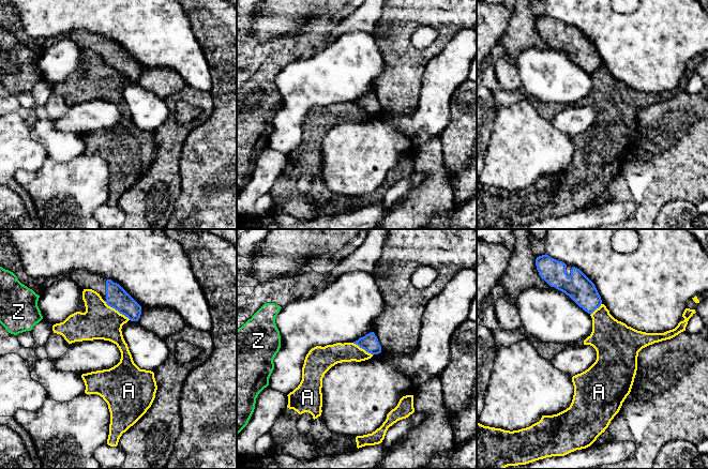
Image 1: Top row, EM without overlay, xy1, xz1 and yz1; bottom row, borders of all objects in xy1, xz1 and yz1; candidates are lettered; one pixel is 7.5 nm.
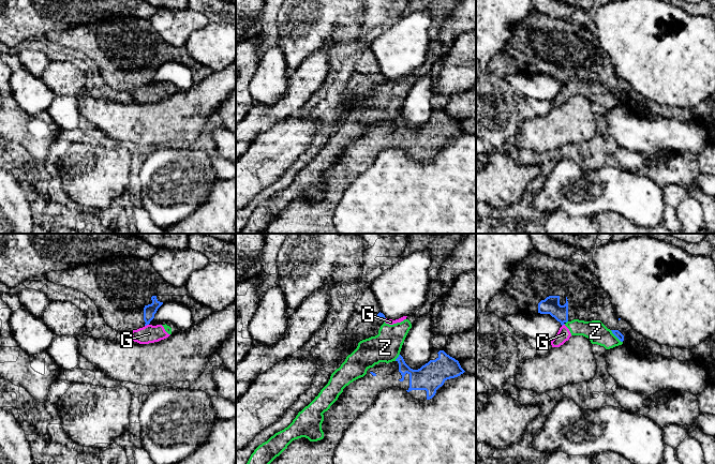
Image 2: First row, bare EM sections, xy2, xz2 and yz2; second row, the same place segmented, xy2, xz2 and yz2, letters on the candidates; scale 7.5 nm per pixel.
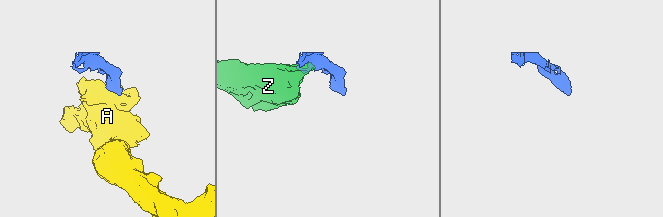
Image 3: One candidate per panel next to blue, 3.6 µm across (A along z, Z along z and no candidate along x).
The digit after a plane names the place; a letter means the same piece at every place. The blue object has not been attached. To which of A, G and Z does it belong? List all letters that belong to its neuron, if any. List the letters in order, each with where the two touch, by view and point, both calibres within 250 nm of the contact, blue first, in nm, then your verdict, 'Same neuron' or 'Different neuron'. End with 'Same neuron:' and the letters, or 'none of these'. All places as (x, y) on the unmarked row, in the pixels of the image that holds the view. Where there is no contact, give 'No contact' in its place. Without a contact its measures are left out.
A: Touches blue at xy1 (117, 70). Thickness 160 nm (blue) against 280 nm. Different neuron
G: Touches blue at xy2 (146, 85). Thickness 90 nm (blue) against 140 nm. Different neuron
Z: Touches blue at yz2 (616, 96). Thickness 50 nm (blue) against 160 nm. Different neuron
Same neuron: none of these

